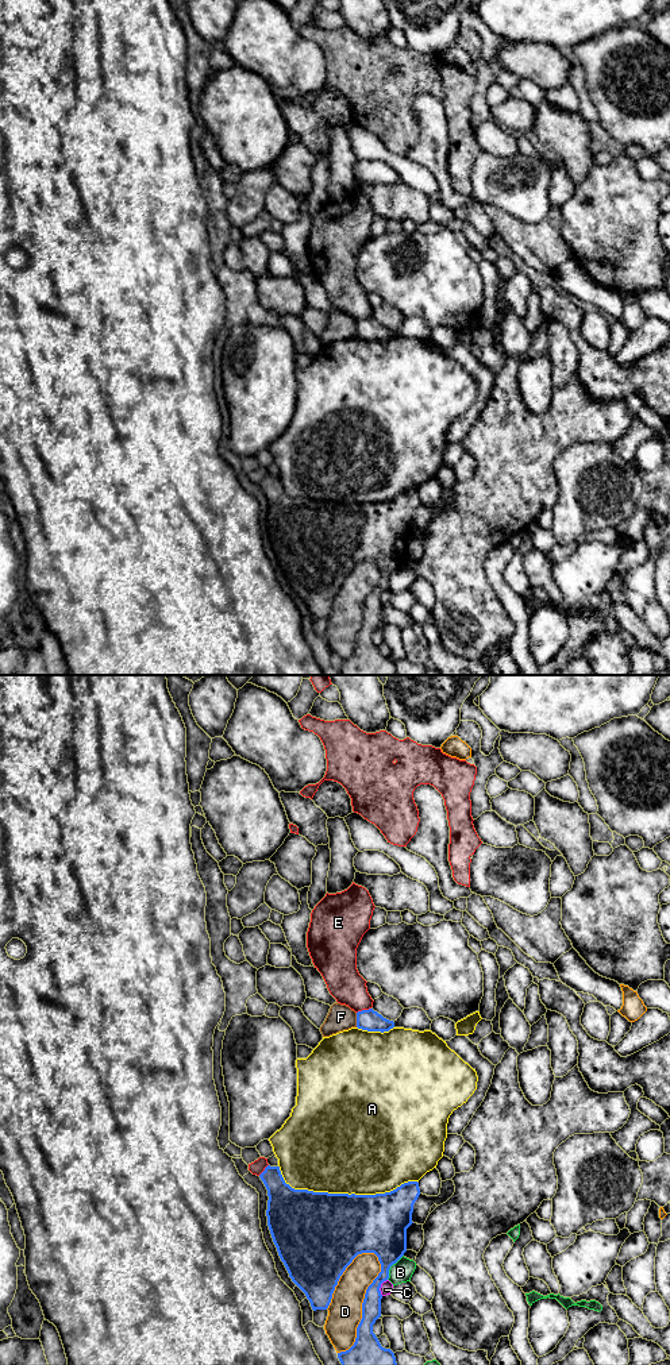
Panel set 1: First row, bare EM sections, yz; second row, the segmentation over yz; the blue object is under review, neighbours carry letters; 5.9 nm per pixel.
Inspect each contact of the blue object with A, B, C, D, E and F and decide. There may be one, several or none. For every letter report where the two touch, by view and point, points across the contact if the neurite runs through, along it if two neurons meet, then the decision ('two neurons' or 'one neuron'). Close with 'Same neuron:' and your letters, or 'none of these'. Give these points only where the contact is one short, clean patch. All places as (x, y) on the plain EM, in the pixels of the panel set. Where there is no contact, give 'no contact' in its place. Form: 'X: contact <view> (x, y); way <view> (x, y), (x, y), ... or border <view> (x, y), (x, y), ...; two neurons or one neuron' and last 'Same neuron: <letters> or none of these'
A: contact yz (343, 502); two neurons
B: contact yz (391, 574); two neurons
C: contact yz (380, 596); border yz (387, 587), (381, 593), (381, 604); two neurons
D: contact yz (362, 614); two neurons
E: contact yz (364, 319); two neurons
F: contact yz (357, 328); two neurons
Same neuron: none of these

